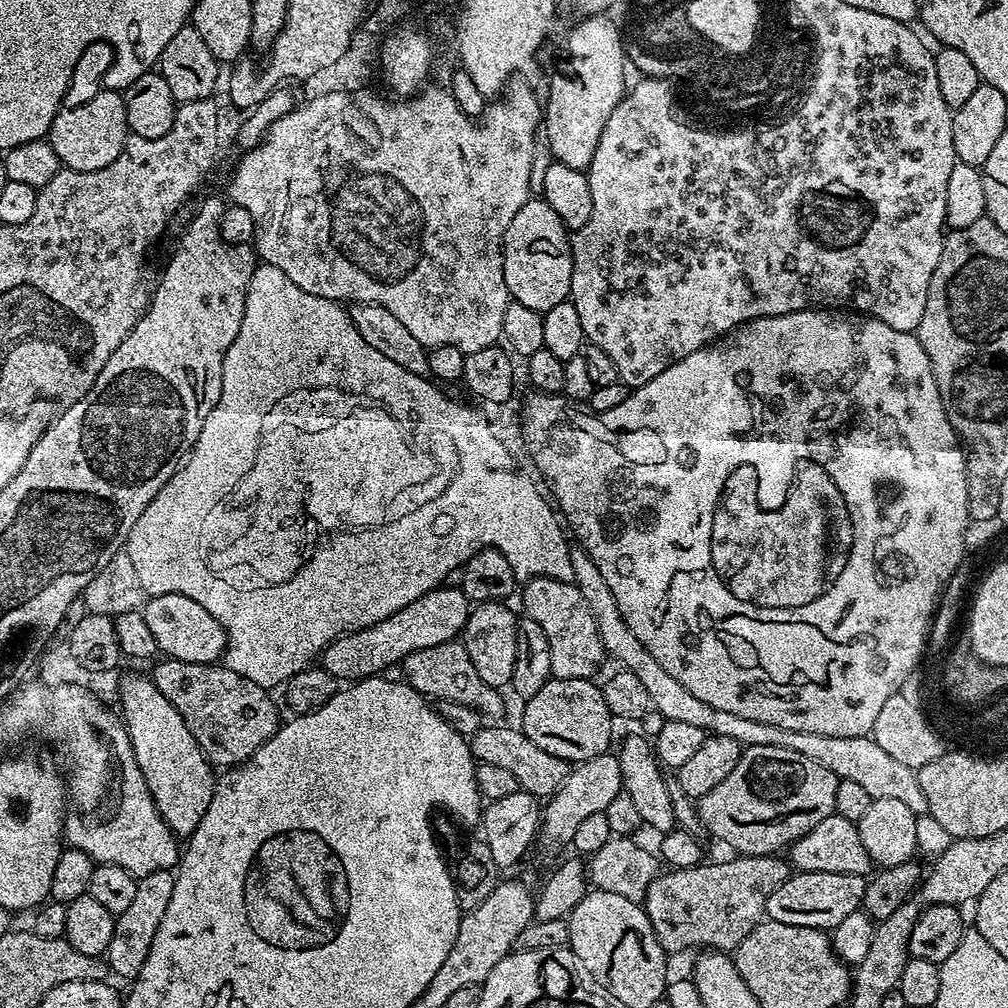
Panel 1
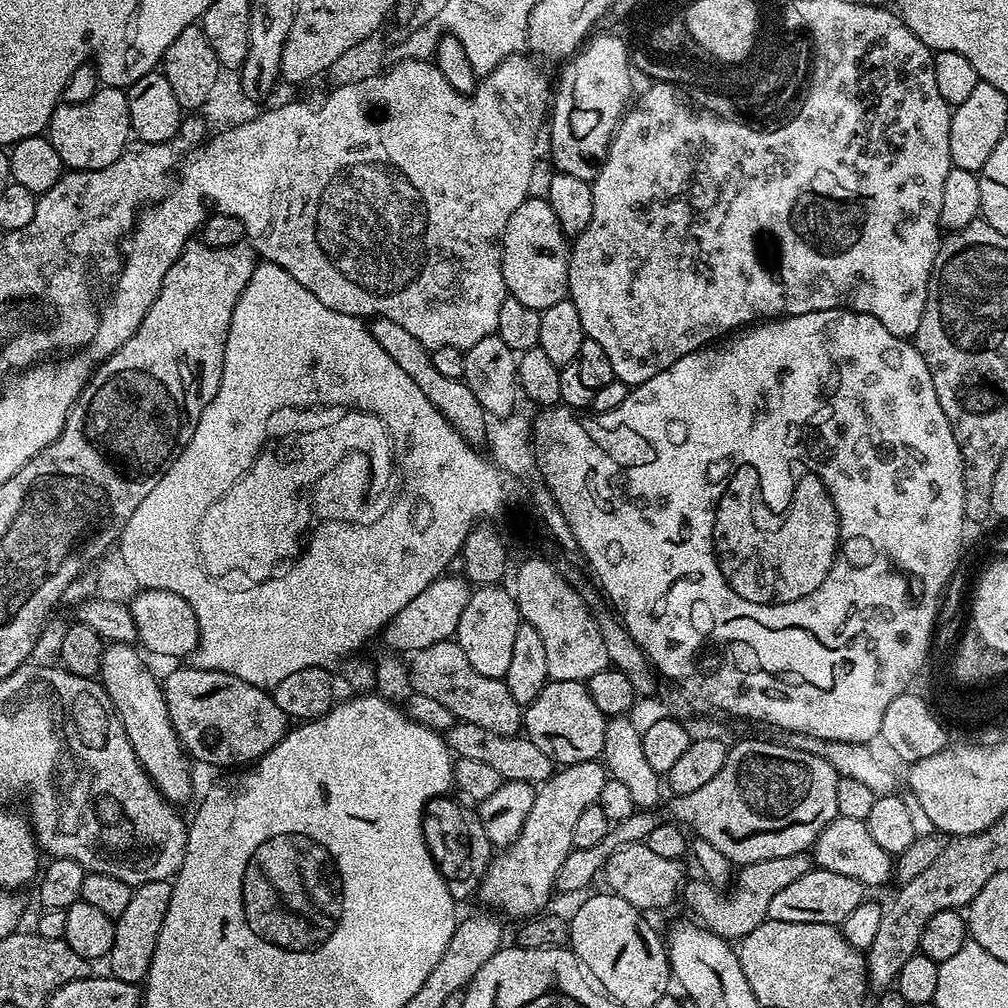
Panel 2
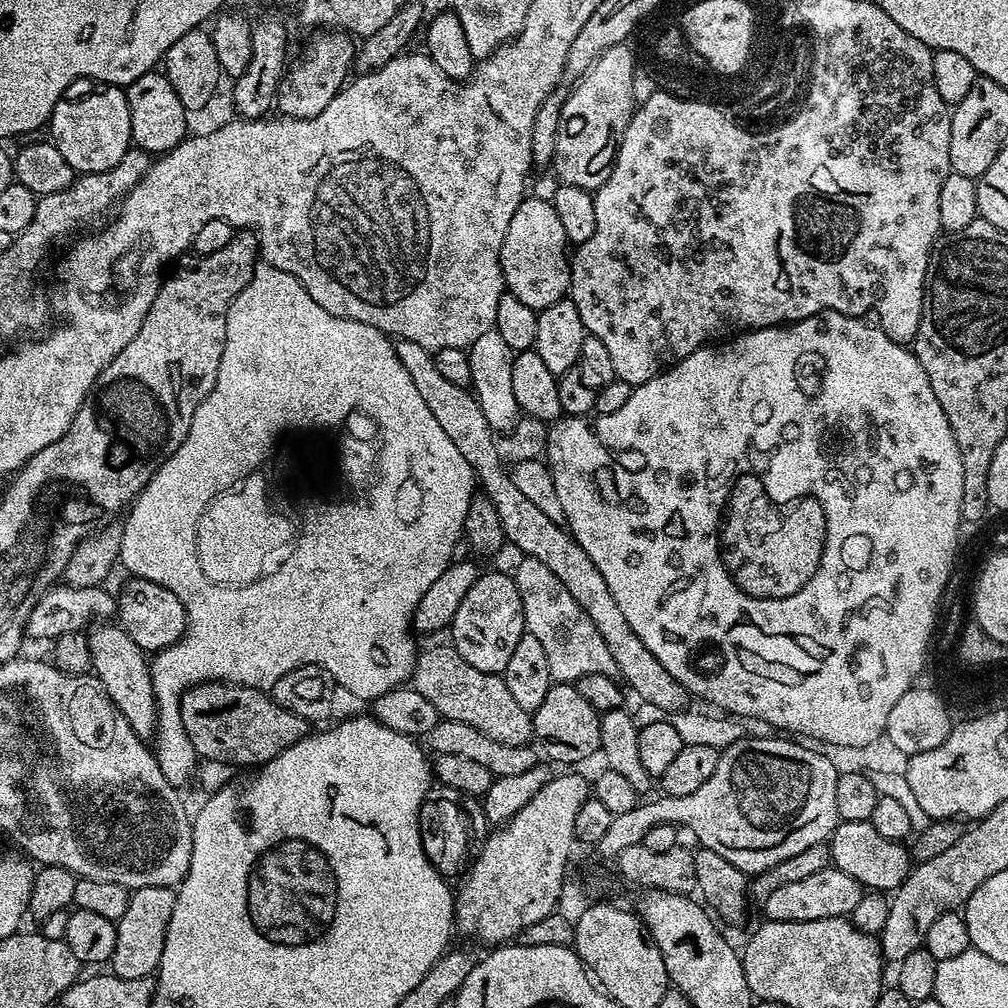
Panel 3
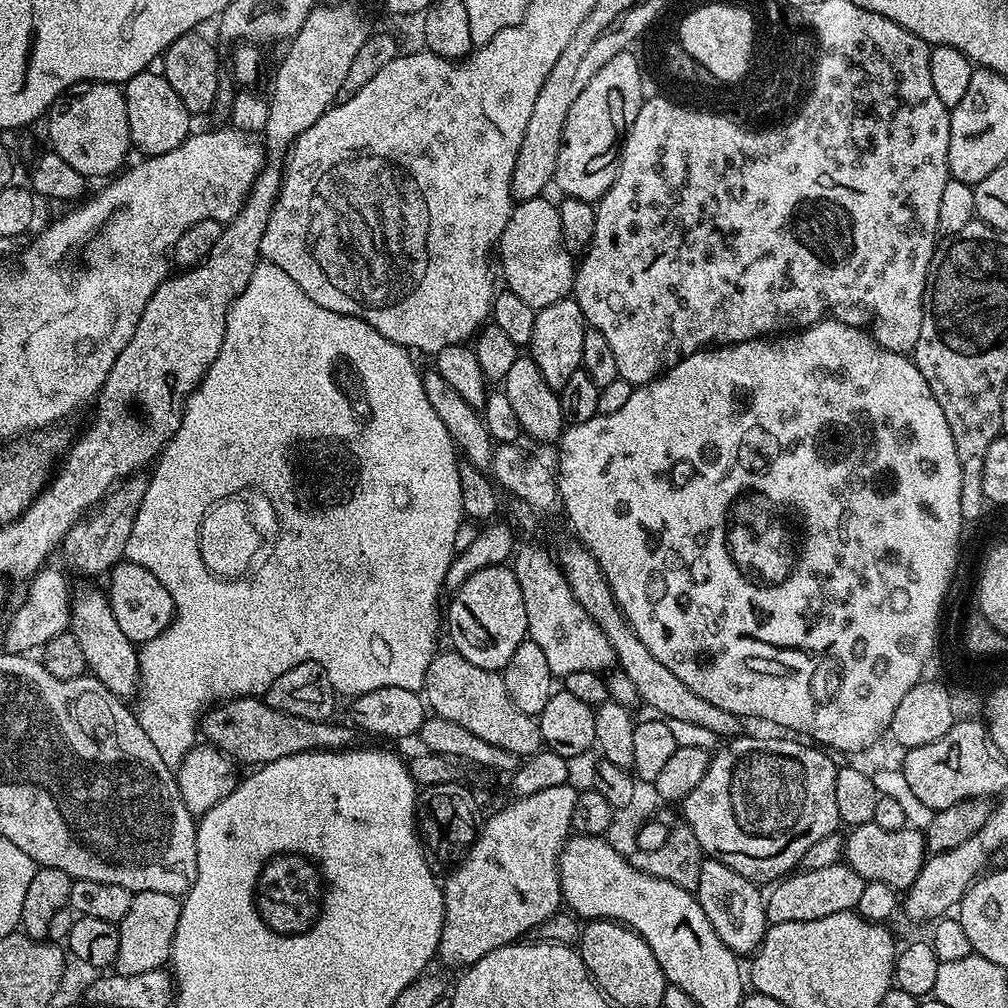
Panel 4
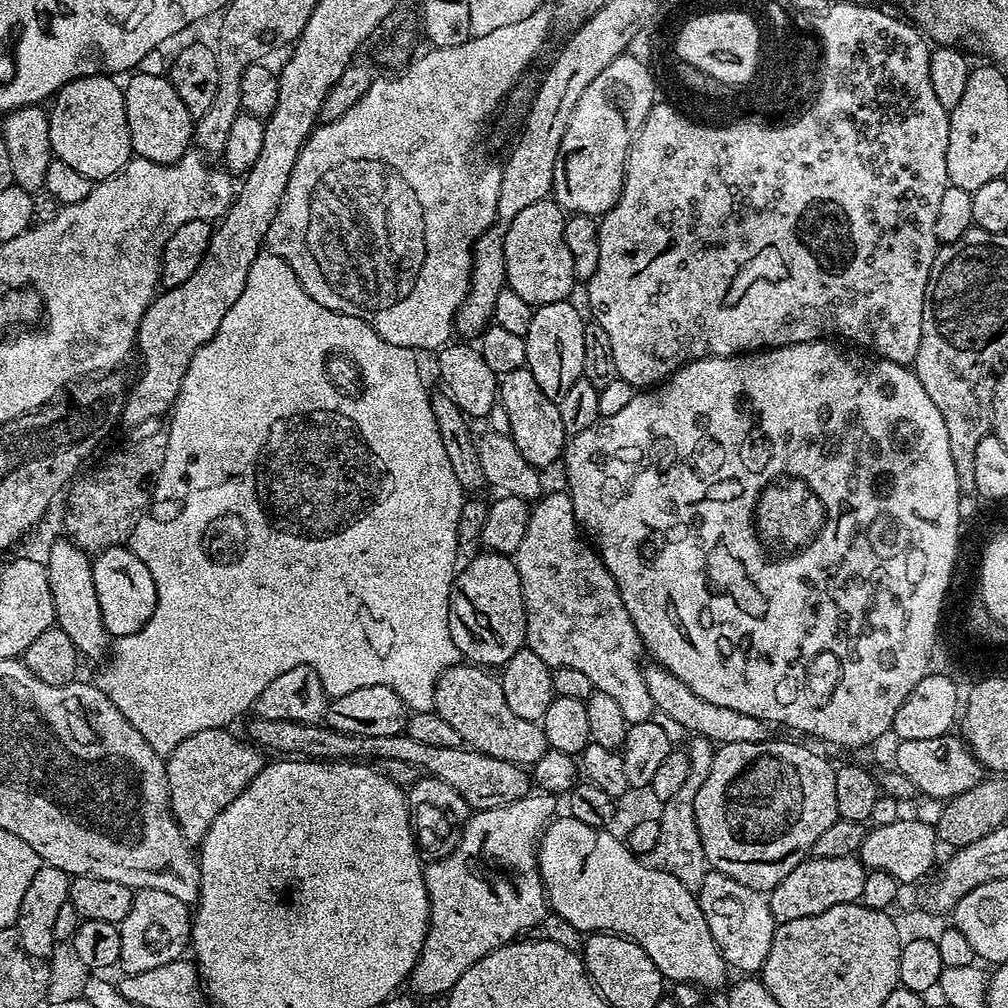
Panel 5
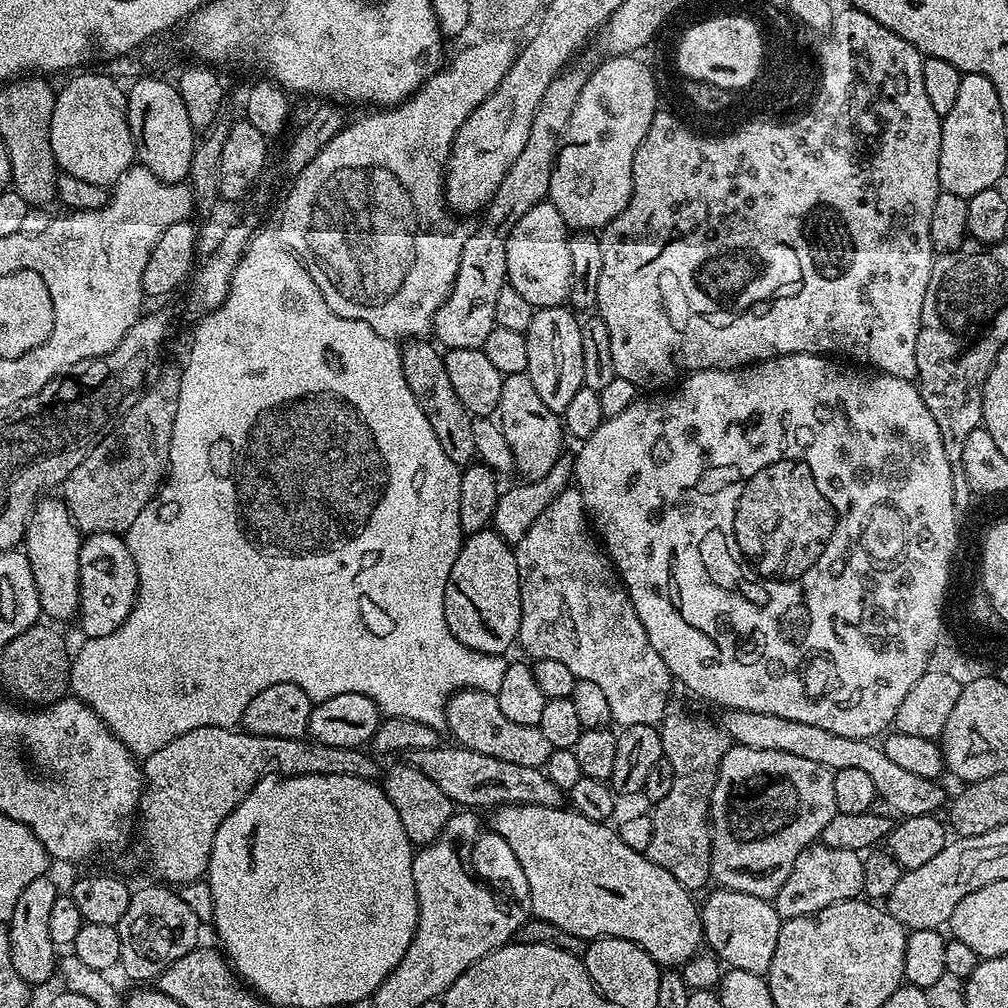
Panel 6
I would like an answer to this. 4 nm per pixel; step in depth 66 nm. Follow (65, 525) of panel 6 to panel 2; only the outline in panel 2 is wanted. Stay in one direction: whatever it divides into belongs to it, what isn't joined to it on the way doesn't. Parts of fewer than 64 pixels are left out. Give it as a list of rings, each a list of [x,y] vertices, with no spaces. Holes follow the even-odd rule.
[[[109,643],[102,654],[98,680],[103,684],[104,693],[110,698],[112,709],[122,722],[130,738],[130,746],[134,746],[134,754],[148,777],[156,783],[157,790],[166,800],[183,806],[192,796],[193,765],[172,725],[161,681],[158,676],[156,680],[139,651],[139,647],[130,644]]]

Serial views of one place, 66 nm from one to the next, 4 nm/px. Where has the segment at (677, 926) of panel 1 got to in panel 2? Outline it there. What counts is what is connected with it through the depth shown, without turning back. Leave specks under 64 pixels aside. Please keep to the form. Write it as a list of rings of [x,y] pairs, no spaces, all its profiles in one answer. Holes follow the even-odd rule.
[[[808,852],[786,854],[786,858],[766,858],[762,862],[743,865],[735,873],[734,883],[727,890],[721,890],[704,878],[699,878],[693,884],[692,881],[685,883],[682,900],[688,903],[689,910],[693,912],[691,915],[703,927],[709,928],[729,942],[739,942],[769,919],[768,911],[774,894],[790,886],[790,882],[798,882],[802,874],[813,871],[813,868],[814,861]]]

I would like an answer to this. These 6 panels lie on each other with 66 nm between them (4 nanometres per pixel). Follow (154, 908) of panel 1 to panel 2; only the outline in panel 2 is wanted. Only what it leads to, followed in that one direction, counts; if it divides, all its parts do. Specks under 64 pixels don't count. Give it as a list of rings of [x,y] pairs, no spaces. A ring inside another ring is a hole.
[[[159,880],[137,884],[132,889],[132,897],[122,910],[122,914],[115,917],[114,946],[106,957],[107,971],[122,982],[140,984],[148,977],[150,962],[154,958],[154,946],[158,946],[158,934],[162,934],[162,922],[166,922],[166,910],[170,910],[170,894],[172,880]]]

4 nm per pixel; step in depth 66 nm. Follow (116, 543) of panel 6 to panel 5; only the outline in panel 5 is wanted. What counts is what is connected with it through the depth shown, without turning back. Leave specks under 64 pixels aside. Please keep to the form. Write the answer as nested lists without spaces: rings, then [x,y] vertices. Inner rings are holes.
[[[131,547],[104,548],[95,553],[92,560],[94,590],[98,594],[98,606],[102,610],[102,622],[109,637],[119,638],[140,632],[156,609],[156,587],[146,562],[132,553]]]

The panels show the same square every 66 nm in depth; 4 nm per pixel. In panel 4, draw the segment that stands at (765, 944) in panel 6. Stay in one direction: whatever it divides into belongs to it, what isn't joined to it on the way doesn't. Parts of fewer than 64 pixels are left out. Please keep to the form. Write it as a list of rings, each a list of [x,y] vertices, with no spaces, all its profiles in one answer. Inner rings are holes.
[[[705,857],[694,895],[706,916],[710,918],[715,933],[723,944],[738,956],[755,953],[768,929],[765,899],[757,888],[759,887],[755,881],[742,877],[725,863]]]

